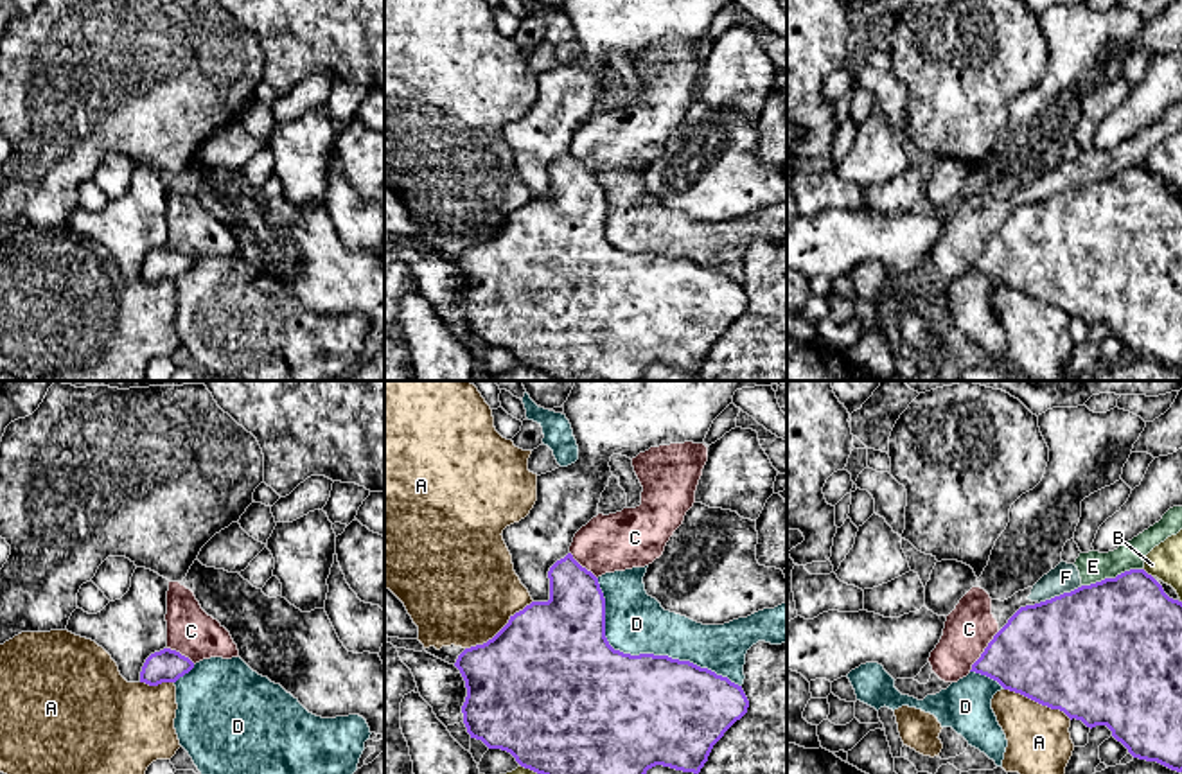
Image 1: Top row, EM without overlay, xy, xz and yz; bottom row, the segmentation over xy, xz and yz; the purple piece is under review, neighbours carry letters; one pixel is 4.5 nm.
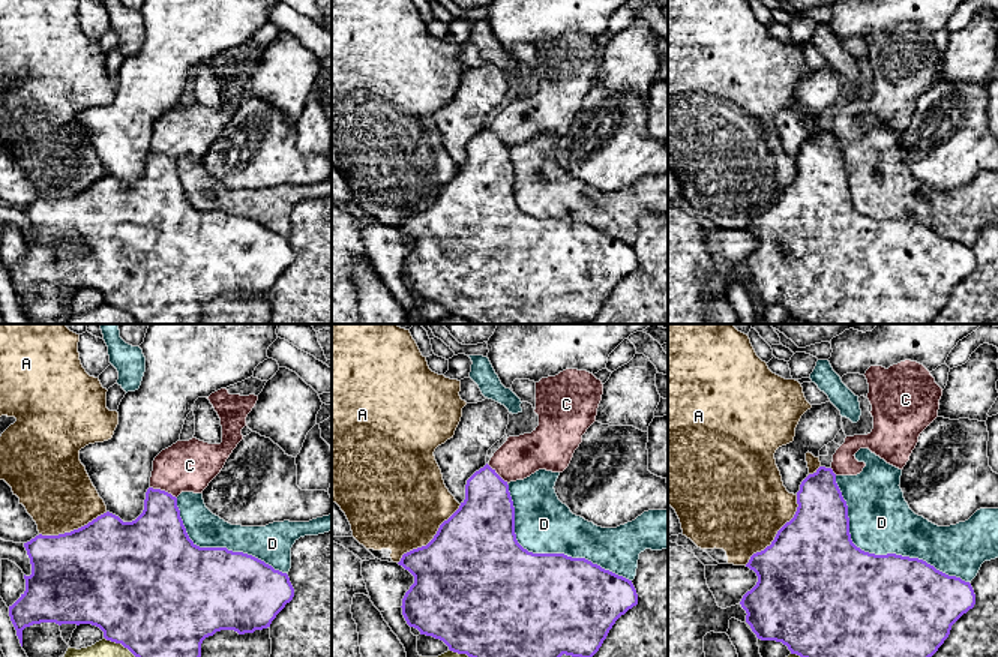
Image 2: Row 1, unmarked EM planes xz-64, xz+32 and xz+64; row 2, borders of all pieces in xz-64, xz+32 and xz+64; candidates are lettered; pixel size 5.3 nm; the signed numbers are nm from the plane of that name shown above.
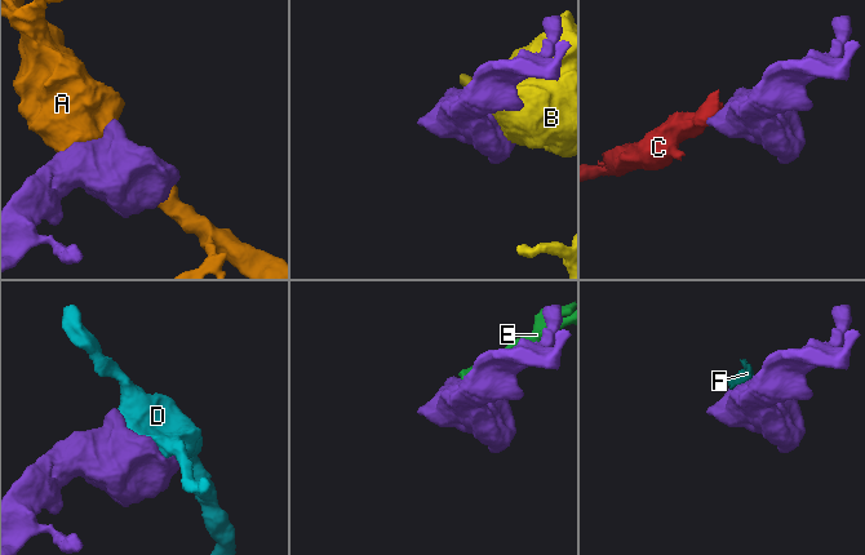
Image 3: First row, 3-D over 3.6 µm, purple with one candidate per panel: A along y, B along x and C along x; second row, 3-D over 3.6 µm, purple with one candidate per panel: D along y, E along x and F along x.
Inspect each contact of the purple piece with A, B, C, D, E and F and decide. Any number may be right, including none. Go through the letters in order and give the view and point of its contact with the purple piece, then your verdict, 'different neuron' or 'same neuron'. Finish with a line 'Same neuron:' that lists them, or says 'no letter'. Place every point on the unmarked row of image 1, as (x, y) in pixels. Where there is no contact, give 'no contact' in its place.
A: contact xz (500, 228); different neuron
B: contact yz (1146, 171); different neuron
C: contact yz (985, 248); different neuron
D: contact xz (643, 252); different neuron
E: contact yz (1111, 176); different neuron
F: contact yz (1060, 193); different neuron
Same neuron: no letter

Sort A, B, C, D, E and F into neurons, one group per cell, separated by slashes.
A / B / C E F / D

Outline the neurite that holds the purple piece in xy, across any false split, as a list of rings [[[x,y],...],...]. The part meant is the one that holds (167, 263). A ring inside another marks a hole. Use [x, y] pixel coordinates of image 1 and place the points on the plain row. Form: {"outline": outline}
{"outline": [[[163,246],[151,251],[140,269],[140,280],[158,284],[162,280],[176,280],[180,275],[189,271],[194,260],[176,248]]]}

